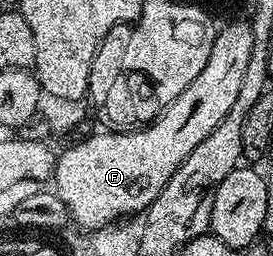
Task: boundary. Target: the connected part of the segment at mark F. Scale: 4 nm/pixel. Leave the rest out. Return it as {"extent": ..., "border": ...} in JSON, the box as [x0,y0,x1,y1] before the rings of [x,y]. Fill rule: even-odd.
{"extent":[55,19,253,230],"border":[[[248,19],[233,20],[226,28],[218,31],[215,42],[211,46],[211,58],[207,58],[207,66],[199,70],[199,78],[175,98],[166,108],[153,119],[152,124],[146,124],[143,128],[135,128],[131,132],[114,132],[101,130],[98,136],[89,136],[78,144],[73,144],[65,153],[56,157],[55,191],[61,197],[61,201],[67,206],[72,223],[78,229],[96,230],[112,225],[120,216],[133,216],[144,213],[145,209],[155,202],[155,198],[167,186],[171,174],[179,170],[179,166],[227,118],[227,110],[235,106],[235,98],[239,98],[239,89],[243,82],[243,73],[247,70],[247,62],[251,60],[253,49],[253,26]]]}

